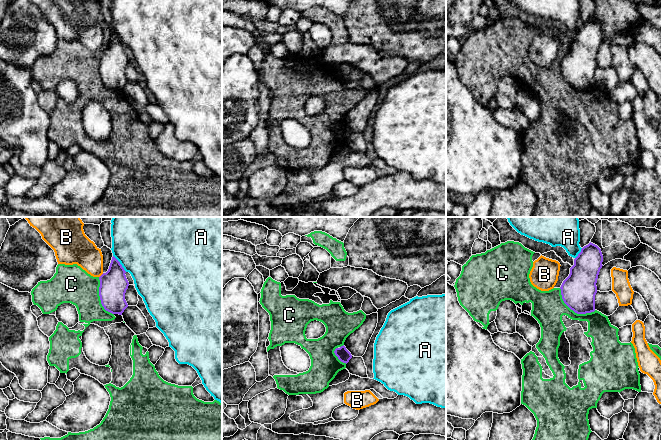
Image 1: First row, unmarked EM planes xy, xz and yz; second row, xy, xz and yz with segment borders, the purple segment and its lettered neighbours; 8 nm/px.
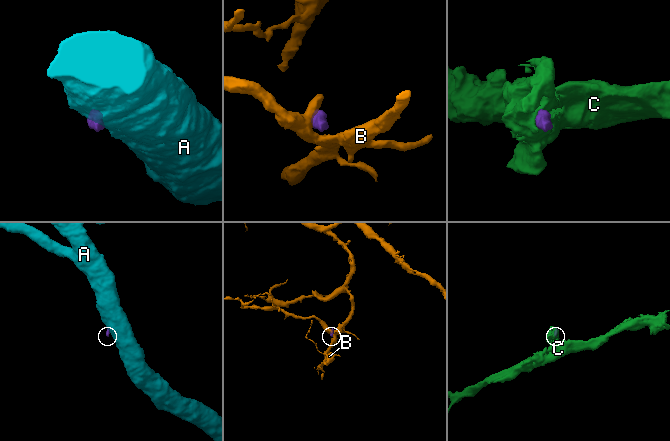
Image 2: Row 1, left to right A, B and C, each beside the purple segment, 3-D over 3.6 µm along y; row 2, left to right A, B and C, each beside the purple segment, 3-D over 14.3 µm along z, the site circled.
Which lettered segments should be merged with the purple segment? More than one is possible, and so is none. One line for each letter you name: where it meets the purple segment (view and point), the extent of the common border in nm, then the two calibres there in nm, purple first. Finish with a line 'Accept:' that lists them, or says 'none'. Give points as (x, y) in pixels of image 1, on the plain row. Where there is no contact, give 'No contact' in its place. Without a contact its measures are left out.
Accept: none

